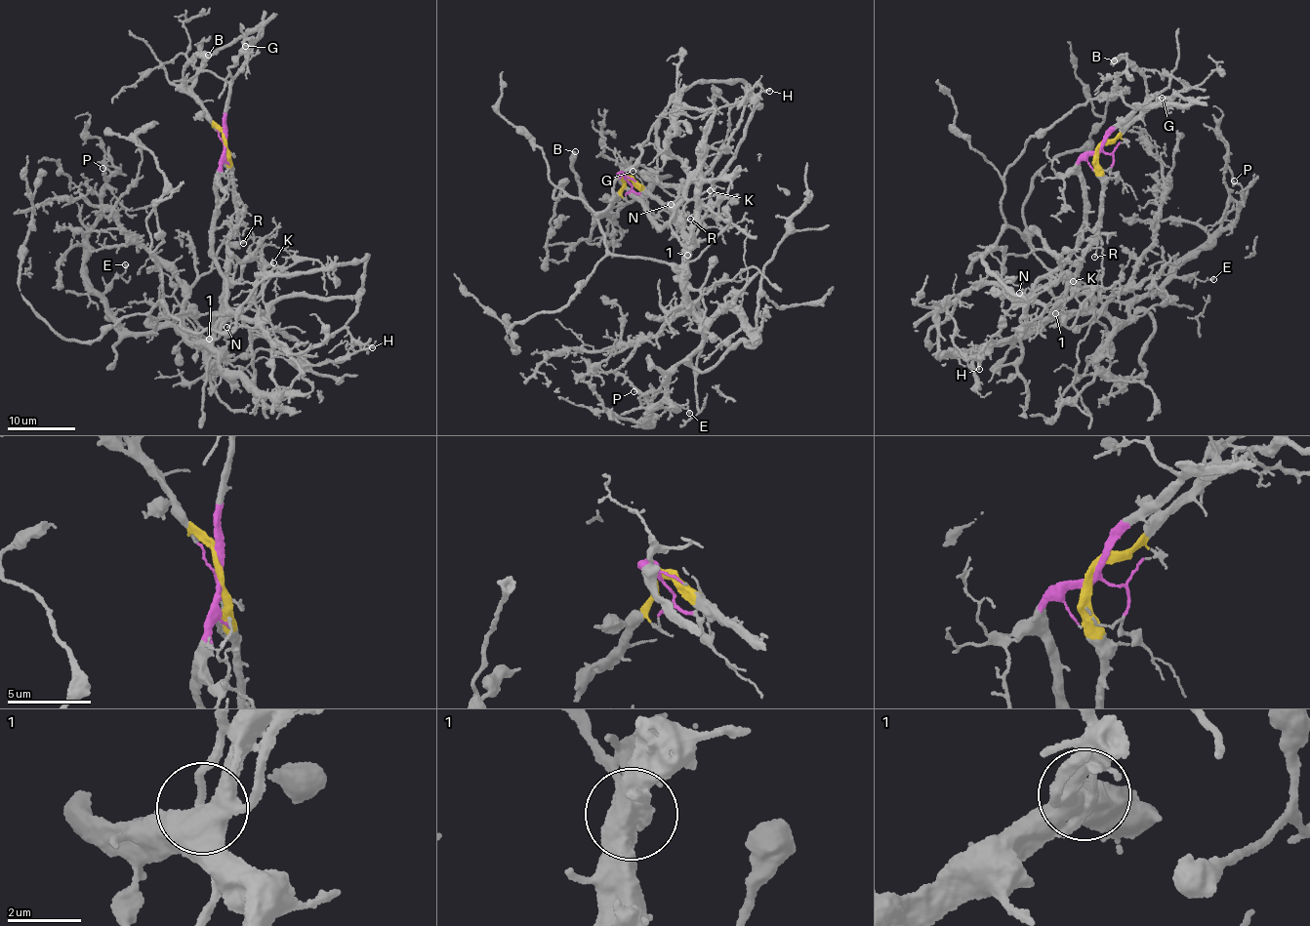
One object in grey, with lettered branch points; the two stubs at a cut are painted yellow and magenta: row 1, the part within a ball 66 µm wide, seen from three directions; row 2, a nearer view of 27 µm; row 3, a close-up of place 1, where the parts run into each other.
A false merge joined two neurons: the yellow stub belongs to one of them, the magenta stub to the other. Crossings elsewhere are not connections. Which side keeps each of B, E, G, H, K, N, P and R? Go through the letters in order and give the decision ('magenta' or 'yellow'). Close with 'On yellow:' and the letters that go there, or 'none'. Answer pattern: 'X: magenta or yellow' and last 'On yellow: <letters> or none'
B: yellow
E: yellow
G: magenta
H: yellow
K: yellow
N: magenta
P: yellow
R: yellow
On yellow: B, E, H, K, P, R

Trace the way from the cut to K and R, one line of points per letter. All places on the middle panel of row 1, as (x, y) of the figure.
K: (624, 177), (673, 210), (679, 217), (675, 224), (689, 237), (696, 235), (712, 209), (710, 191)
R: (624, 177), (680, 219), (691, 219)

